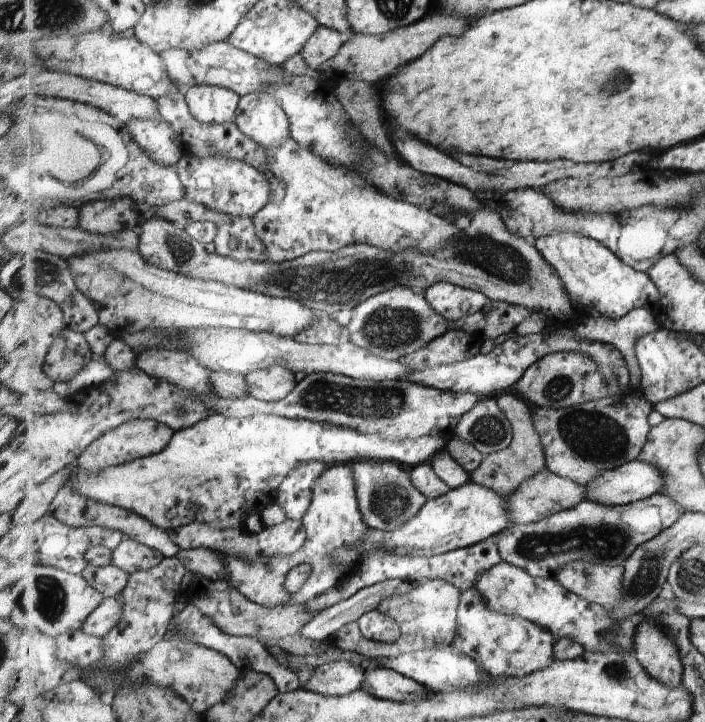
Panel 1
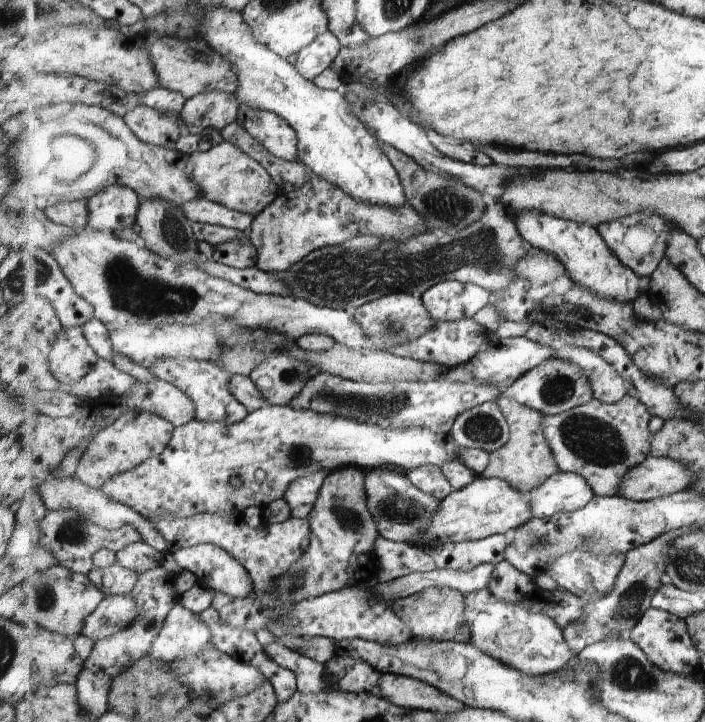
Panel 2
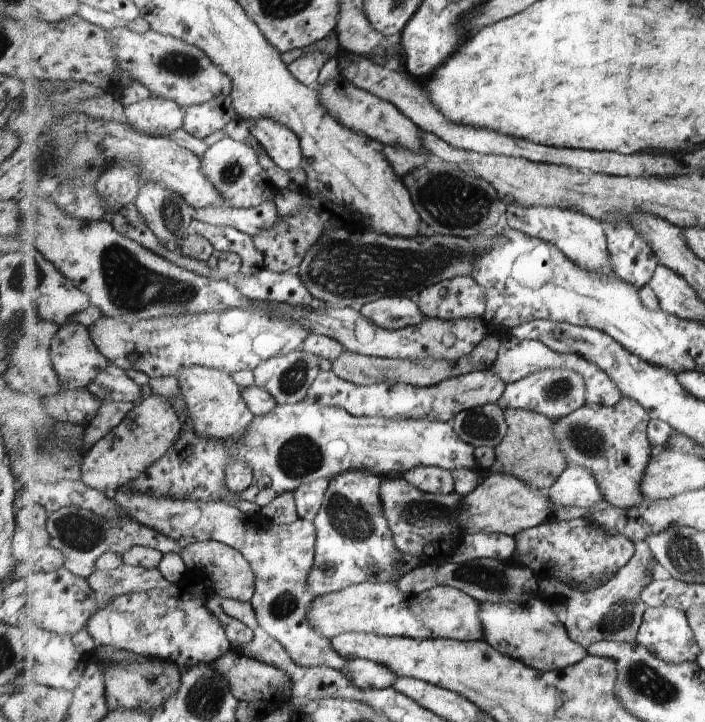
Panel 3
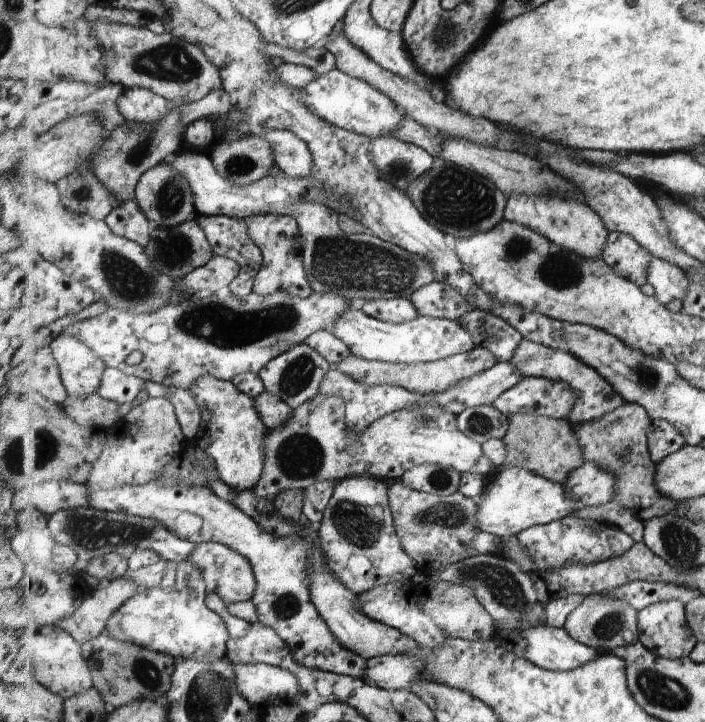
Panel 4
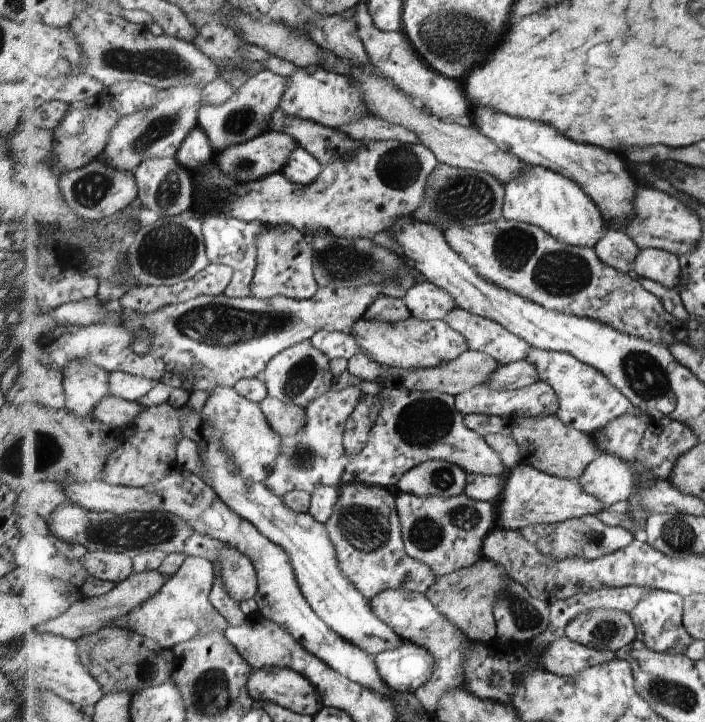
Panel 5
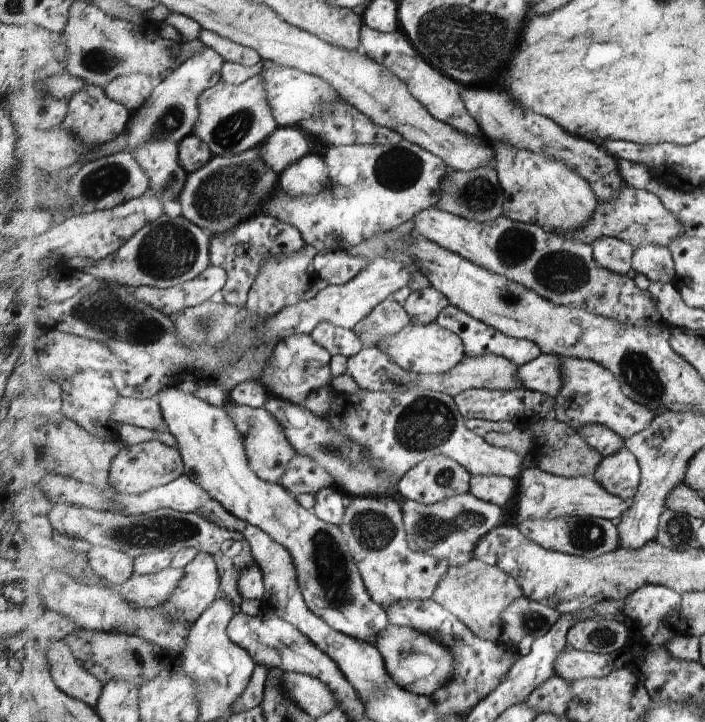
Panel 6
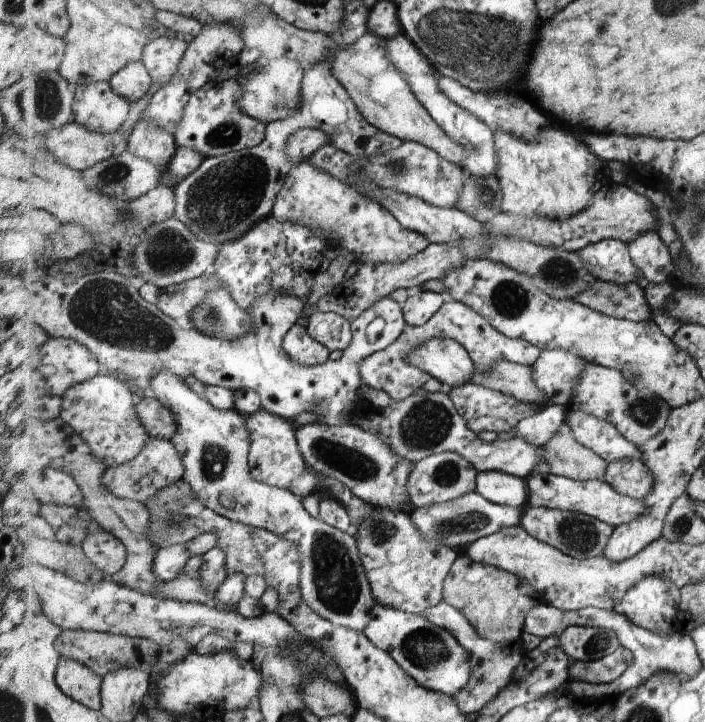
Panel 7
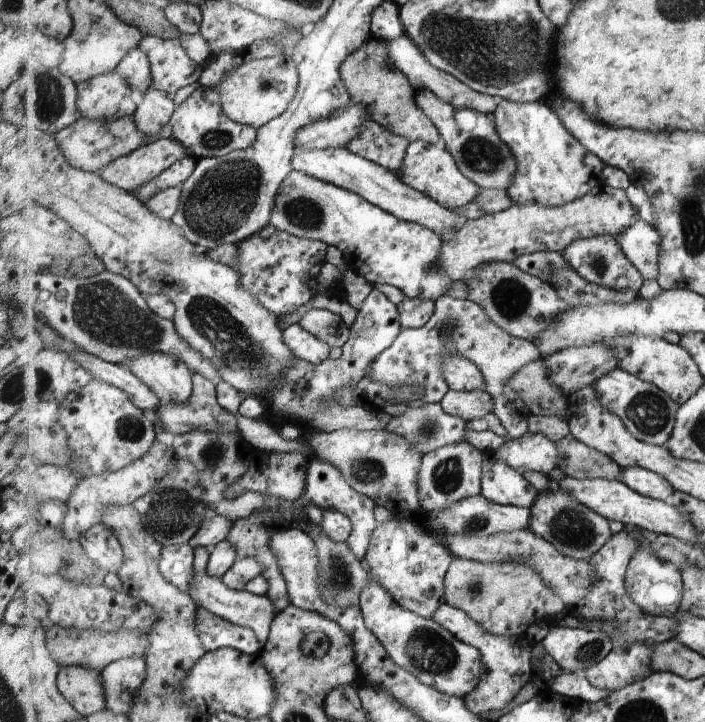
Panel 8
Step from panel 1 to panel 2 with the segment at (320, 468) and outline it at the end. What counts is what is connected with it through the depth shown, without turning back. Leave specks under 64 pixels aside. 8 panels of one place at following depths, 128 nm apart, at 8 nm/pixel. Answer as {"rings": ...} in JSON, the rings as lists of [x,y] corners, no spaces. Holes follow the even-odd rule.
{"rings":[[[323,470],[315,475],[299,478],[289,486],[284,500],[291,508],[292,517],[308,519],[317,503],[322,485],[330,474],[331,472]]]}

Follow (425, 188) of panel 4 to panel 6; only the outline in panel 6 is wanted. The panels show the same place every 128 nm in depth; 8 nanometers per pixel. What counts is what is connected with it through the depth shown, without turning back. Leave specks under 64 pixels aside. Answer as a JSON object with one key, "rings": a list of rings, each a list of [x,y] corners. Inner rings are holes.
{"rings":[[[494,165],[480,167],[473,171],[459,171],[450,168],[443,180],[441,200],[436,207],[450,214],[461,216],[461,218],[485,223],[498,220],[504,215],[505,198]]]}

